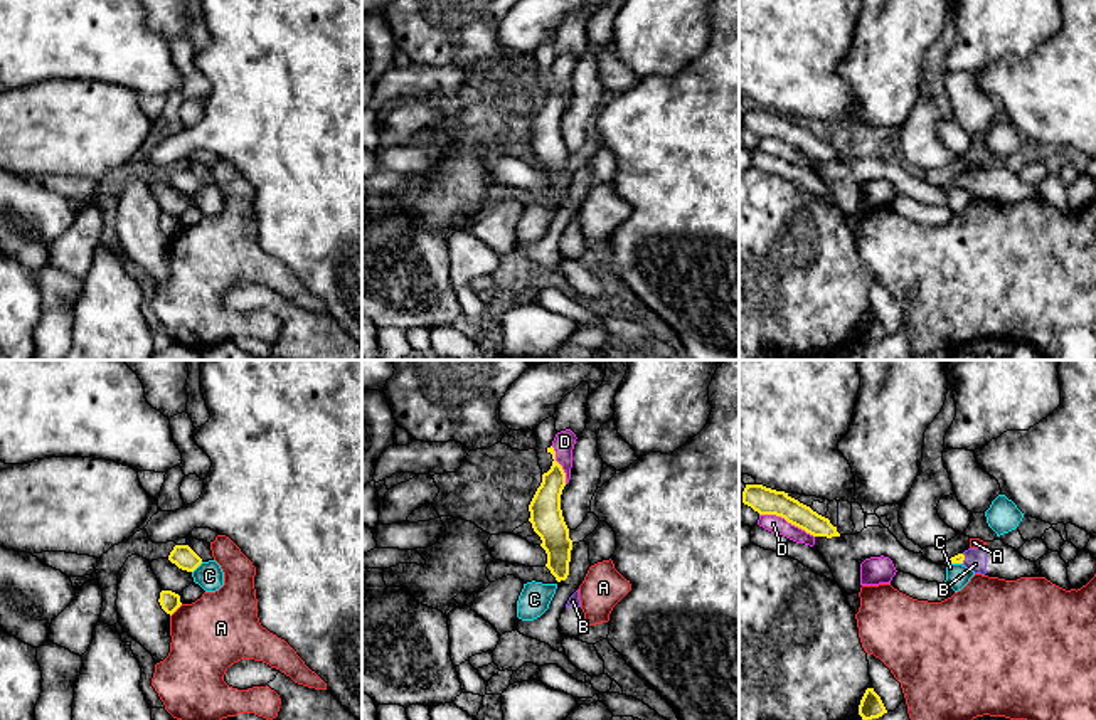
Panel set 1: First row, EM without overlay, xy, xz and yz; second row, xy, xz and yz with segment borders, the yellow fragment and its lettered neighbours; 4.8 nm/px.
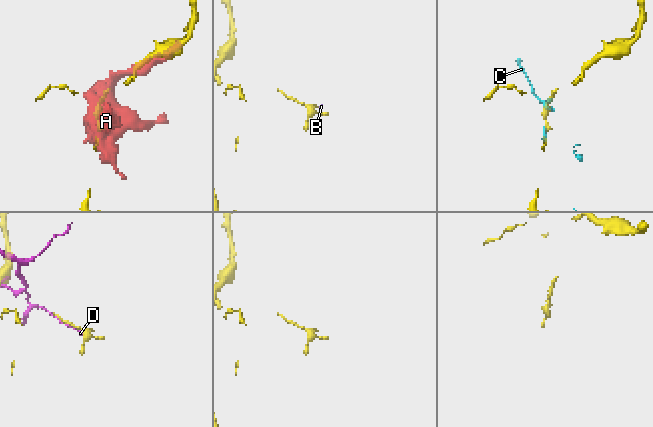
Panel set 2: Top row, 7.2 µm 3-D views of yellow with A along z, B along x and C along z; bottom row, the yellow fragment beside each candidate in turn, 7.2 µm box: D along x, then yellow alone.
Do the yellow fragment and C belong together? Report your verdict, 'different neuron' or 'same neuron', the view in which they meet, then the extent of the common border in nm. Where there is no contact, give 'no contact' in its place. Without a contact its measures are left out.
different neuron | xy | 80 nm

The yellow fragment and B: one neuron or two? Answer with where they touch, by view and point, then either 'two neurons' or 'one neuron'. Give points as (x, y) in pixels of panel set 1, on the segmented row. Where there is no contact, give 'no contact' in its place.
yz (963, 559) | one neuron

